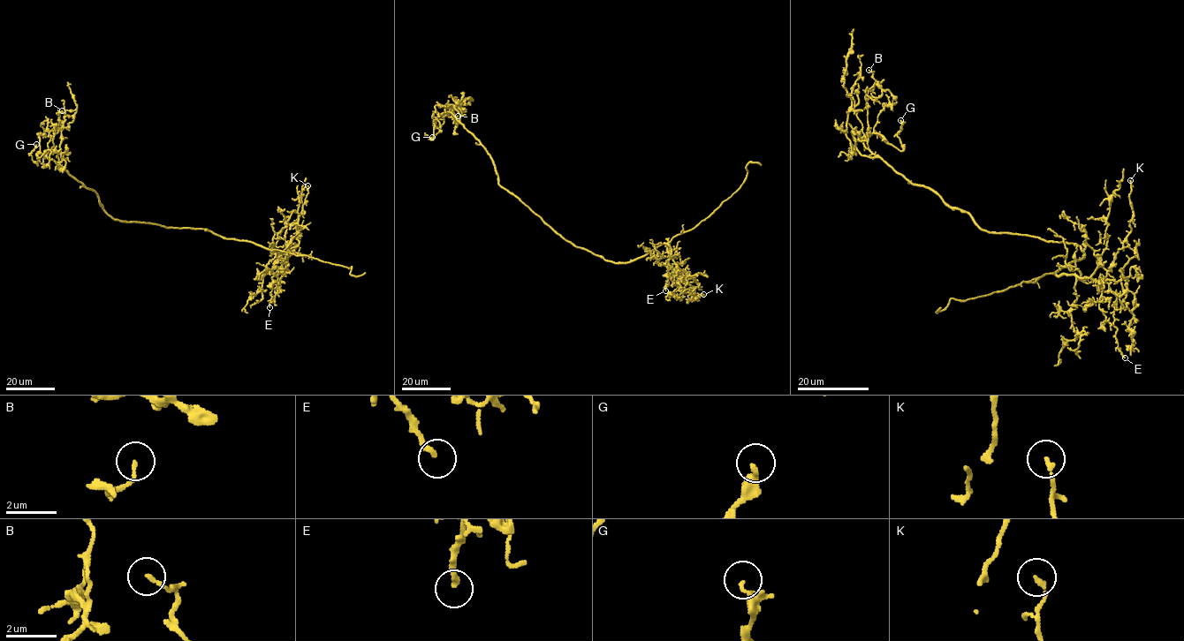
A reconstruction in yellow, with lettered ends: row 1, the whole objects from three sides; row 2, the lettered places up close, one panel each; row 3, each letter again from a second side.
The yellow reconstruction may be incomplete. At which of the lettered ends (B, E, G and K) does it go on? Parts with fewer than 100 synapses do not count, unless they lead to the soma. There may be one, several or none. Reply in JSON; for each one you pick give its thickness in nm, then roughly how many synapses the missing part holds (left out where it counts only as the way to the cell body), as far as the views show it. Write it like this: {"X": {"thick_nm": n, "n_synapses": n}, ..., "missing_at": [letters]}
{"missing_at": []}

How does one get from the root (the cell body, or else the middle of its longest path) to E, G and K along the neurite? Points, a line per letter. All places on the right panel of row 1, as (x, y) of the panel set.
E: (1034, 237), (1081, 248), (1083, 258), (1056, 275), (1091, 278), (1103, 288), (1098, 308), (1117, 328), (1125, 358)
G: (1034, 237), (984, 230), (870, 152), (853, 136), (856, 128), (853, 139), (875, 131), (902, 150), (900, 120)
K: (1034, 237), (1076, 244), (1083, 252), (1057, 275), (1089, 277), (1098, 267), (1108, 270), (1131, 230), (1130, 180)

